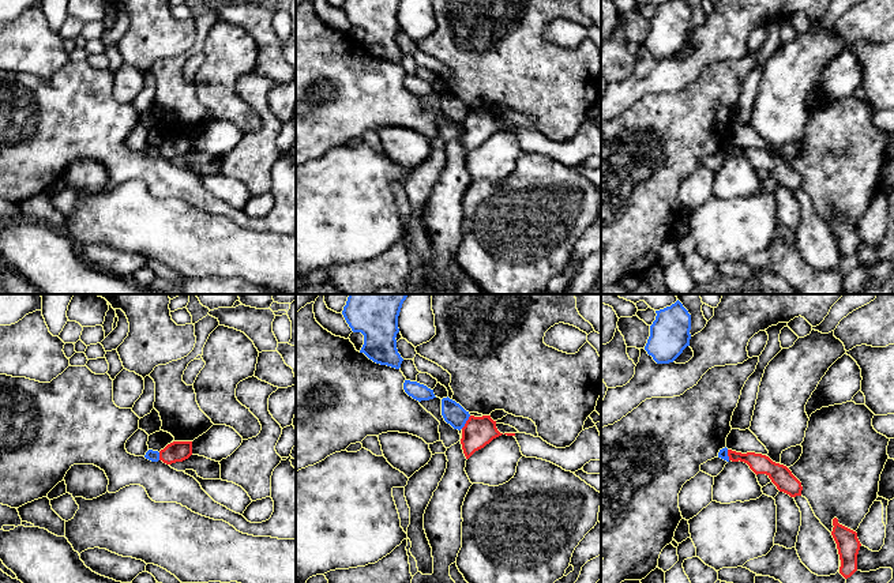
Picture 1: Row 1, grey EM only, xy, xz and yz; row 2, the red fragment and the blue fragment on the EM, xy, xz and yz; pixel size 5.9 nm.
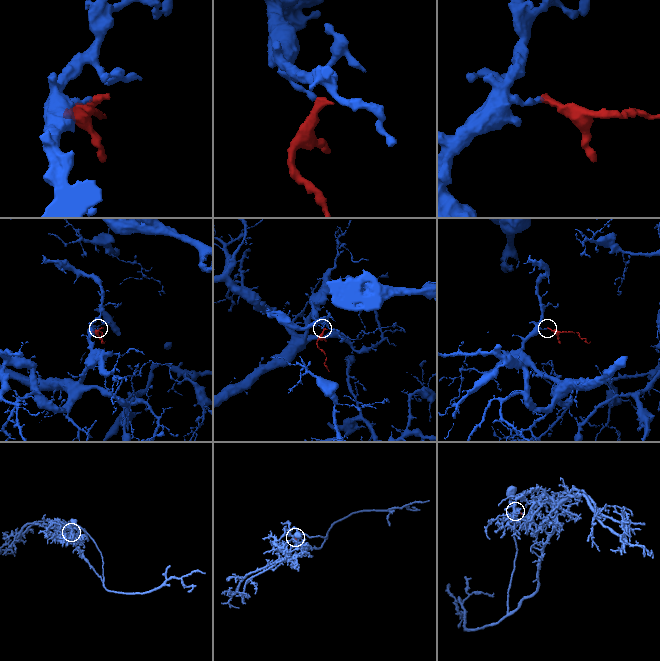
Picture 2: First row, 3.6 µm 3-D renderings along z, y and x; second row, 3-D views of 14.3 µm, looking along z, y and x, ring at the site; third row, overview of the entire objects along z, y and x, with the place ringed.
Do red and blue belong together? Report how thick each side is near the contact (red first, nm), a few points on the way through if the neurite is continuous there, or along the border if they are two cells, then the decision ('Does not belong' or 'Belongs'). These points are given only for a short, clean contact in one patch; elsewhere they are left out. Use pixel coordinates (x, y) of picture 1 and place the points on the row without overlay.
Thickness 180 nm (red) against 130 nm. Boundary: xz (470, 111), (461, 123). Does not belong

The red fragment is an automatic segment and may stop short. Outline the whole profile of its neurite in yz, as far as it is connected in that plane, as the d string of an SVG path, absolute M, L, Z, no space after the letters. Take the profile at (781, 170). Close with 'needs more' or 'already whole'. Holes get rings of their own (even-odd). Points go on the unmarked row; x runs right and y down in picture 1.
M728 144L728 151L732 157L747 158L756 170L766 169L780 187L790 192L801 191L801 177L786 161L773 157L769 151L755 147L741 148L732 144Z; already whole

